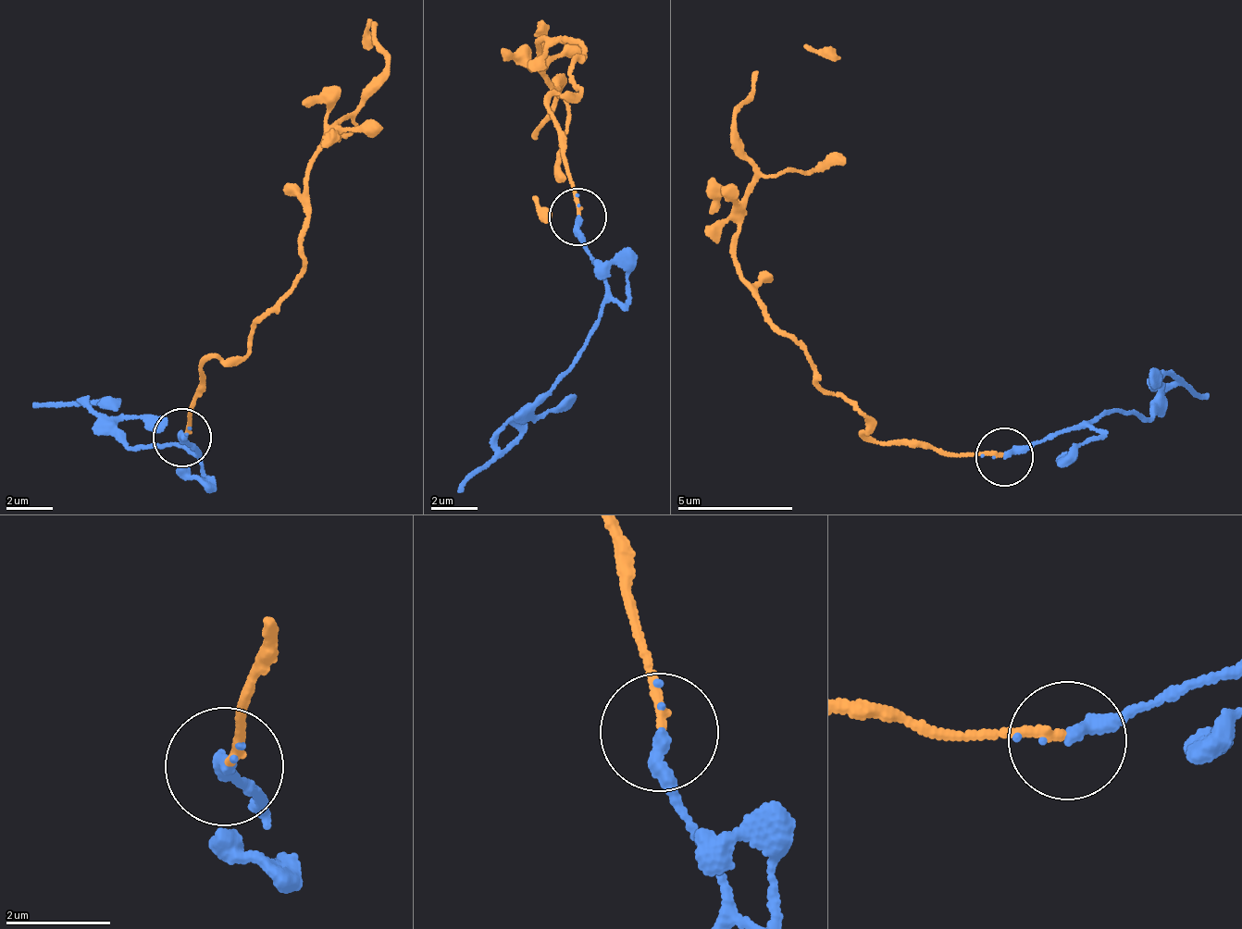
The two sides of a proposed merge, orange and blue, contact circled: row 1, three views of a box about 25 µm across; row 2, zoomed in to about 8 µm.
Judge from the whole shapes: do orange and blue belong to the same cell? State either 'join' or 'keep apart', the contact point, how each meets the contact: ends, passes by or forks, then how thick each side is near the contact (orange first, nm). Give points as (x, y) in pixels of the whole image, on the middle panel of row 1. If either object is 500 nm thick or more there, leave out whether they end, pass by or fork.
join; place (577, 216); orange ends; blue ends; calibres 170 and 280 nm

